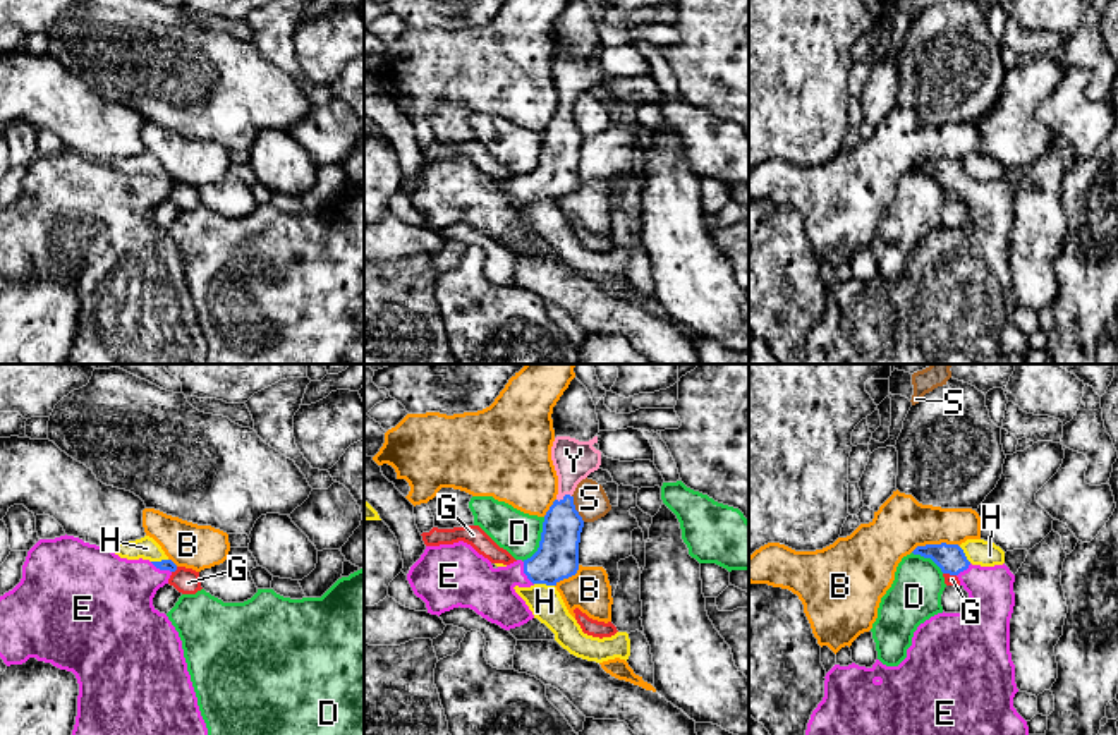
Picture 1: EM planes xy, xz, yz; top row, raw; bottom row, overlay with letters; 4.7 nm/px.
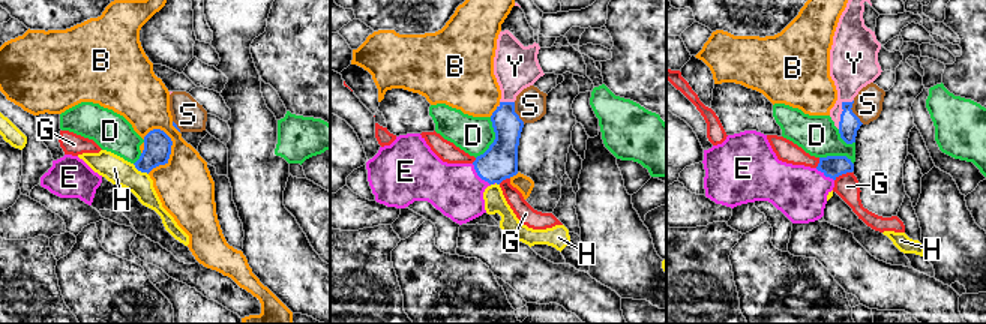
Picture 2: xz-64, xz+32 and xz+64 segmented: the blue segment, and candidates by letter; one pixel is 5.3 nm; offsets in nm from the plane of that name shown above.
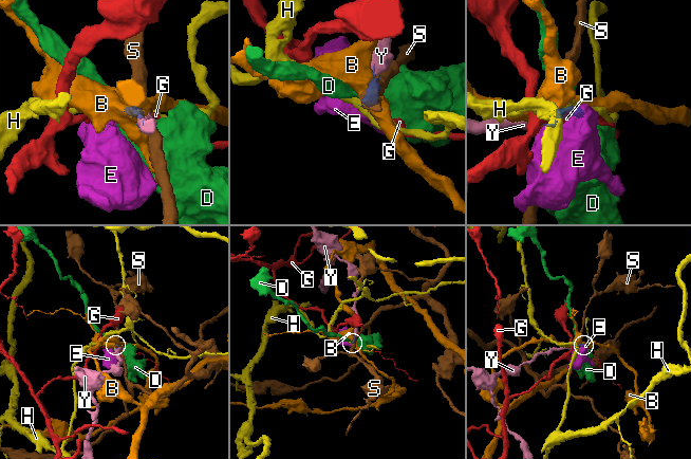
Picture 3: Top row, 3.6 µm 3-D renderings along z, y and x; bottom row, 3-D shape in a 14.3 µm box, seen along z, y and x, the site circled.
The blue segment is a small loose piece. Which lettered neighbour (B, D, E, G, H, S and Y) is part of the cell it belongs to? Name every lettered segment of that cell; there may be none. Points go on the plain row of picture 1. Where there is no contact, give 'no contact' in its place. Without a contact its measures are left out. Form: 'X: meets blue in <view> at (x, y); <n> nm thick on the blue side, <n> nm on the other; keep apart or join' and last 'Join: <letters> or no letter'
B: meets blue in yz at (935, 160); 140 nm thick on the blue side, 260 nm on the other; keep apart
D: meets blue in xz at (540, 157); 200 nm thick on the blue side, 200 nm on the other; keep apart
E: meets blue in xz at (524, 188); 200 nm thick on the blue side, 240 nm on the other; join
G: meets blue in xy at (174, 186); 50 nm thick on the blue side, 120 nm on the other; keep apart
H: meets blue in xz at (545, 198); 200 nm thick on the blue side, 160 nm on the other; keep apart
S: meets blue in xz at (574, 124); 200 nm thick on the blue side, 160 nm on the other; keep apart
Y: meets blue in xz at (564, 112); 190 nm thick on the blue side, 190 nm on the other; join
Join: E, Y

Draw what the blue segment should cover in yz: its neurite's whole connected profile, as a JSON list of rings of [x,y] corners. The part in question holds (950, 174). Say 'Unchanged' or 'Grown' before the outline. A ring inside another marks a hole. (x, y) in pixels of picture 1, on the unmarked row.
Grown. [[[926,160],[912,168],[931,173],[943,189],[957,191],[970,222],[962,228],[938,228],[921,239],[898,282],[879,275],[871,283],[835,280],[824,292],[824,313],[807,338],[804,364],[1025,364],[1029,342],[1013,323],[1018,304],[1010,268],[1015,191],[1005,179],[972,180],[958,160]]]

